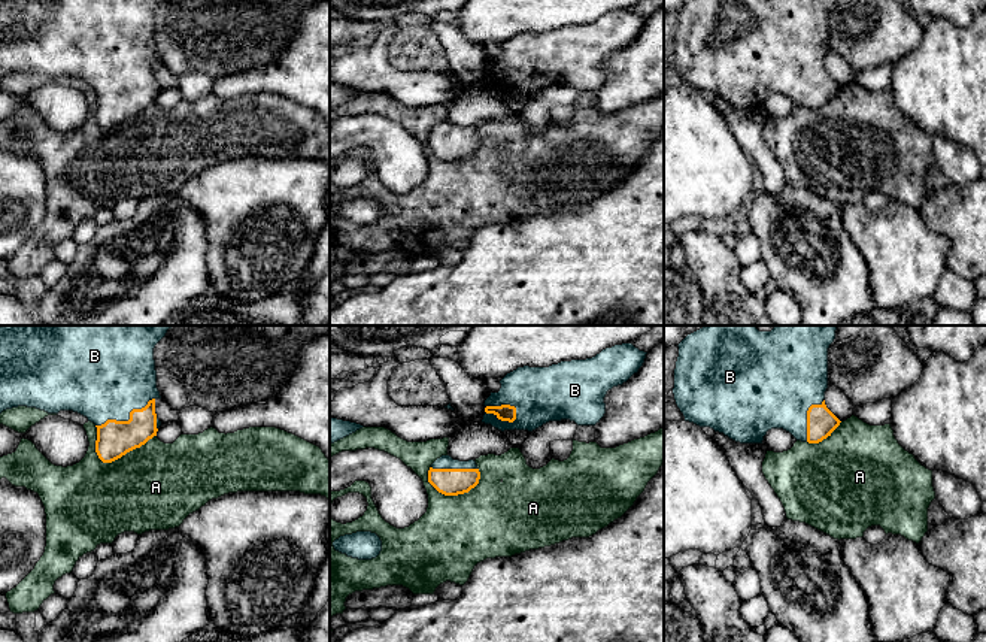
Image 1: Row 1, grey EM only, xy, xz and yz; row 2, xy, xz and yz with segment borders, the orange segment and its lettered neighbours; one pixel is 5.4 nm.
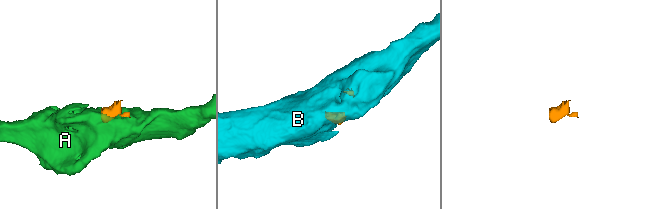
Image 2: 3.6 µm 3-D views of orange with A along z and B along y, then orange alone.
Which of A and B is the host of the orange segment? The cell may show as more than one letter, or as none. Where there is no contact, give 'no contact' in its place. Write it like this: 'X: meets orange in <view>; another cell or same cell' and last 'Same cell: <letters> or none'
A: meets orange in xy; another cell
B: meets orange in xz; same cell
Same cell: B

